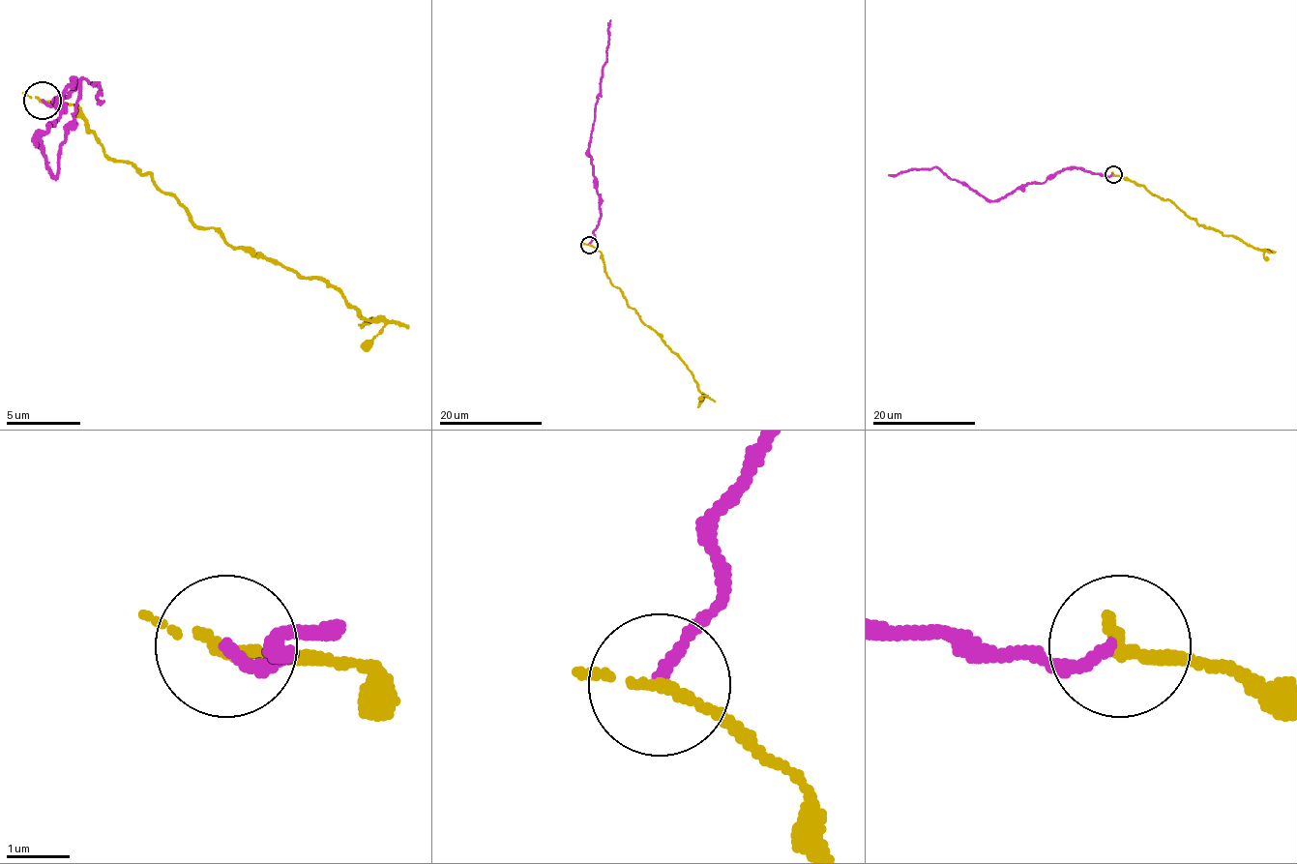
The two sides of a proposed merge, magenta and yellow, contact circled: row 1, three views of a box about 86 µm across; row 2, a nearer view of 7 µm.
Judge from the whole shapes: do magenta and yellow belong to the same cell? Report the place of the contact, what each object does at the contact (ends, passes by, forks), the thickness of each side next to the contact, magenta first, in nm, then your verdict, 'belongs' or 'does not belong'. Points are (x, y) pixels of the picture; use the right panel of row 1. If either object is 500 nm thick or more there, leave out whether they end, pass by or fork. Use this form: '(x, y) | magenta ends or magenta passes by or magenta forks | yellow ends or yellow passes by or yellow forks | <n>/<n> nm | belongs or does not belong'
(1113, 174) | magenta ends | yellow passes by | 180/150 nm | does not belong

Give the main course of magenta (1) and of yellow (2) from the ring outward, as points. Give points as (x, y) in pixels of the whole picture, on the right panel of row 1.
1: (1112, 175), (1064, 168), (1044, 183), (1026, 183), (998, 199), (988, 200), (935, 167), (912, 168), (888, 175)
2: (1112, 175), (1145, 187), (1159, 198), (1169, 199), (1205, 227), (1236, 236), (1257, 248), (1264, 252), (1267, 261)

